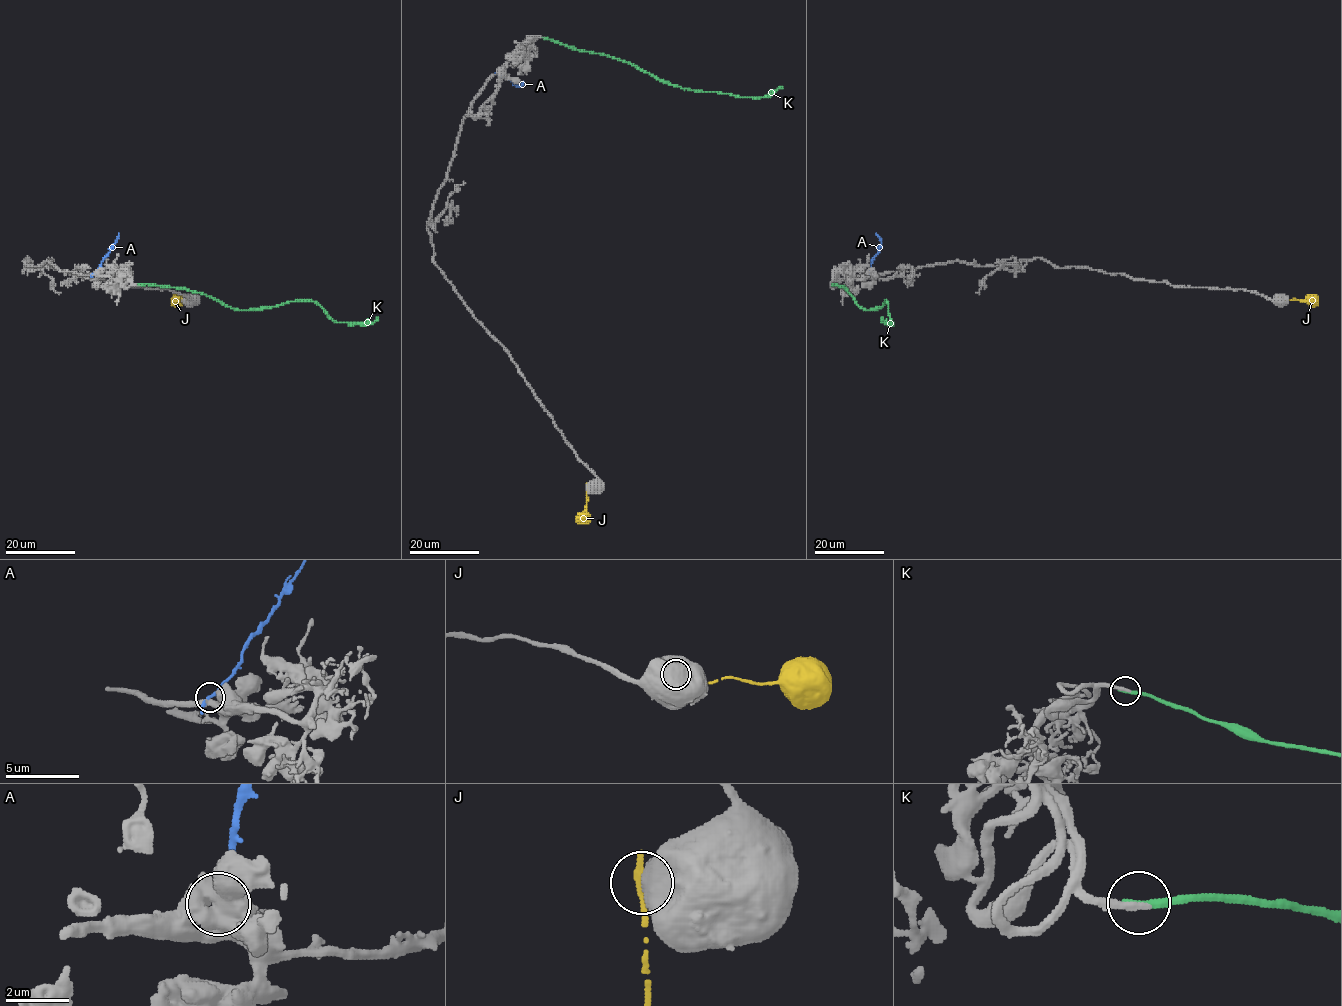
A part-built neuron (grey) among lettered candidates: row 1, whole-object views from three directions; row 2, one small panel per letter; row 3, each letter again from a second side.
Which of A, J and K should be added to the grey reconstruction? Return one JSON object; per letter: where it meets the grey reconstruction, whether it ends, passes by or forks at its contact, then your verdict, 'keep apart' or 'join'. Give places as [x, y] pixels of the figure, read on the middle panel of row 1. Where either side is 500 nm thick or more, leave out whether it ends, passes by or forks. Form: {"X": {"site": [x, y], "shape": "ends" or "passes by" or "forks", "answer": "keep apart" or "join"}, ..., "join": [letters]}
{"A": {"site": [498, 74], "shape": "passes by", "answer": "keep apart"}, "J": {"site": [586, 486], "answer": "keep apart"}, "K": {"site": [543, 38], "shape": "ends", "answer": "join"}, "join": ["K"]}

